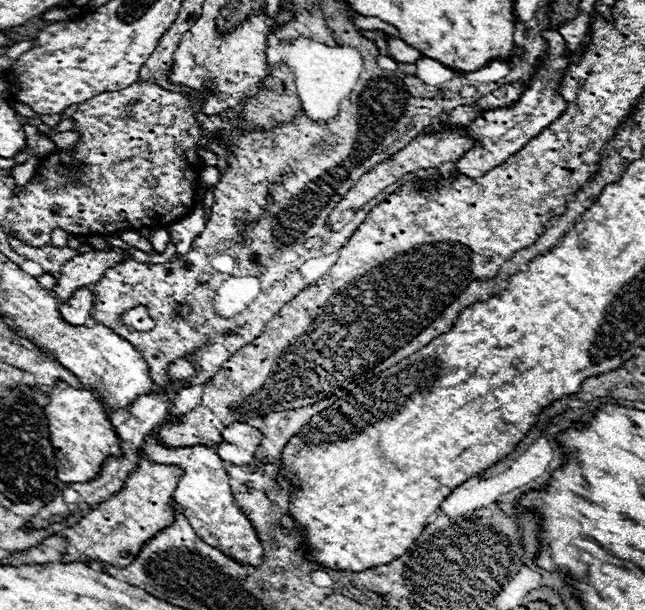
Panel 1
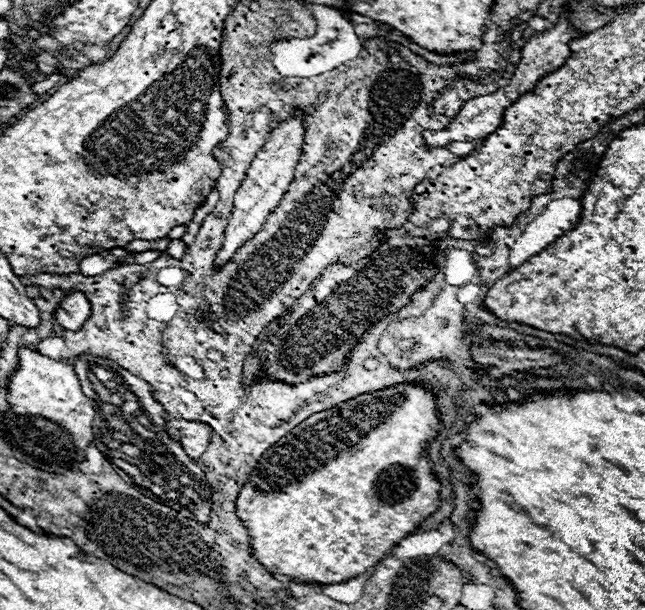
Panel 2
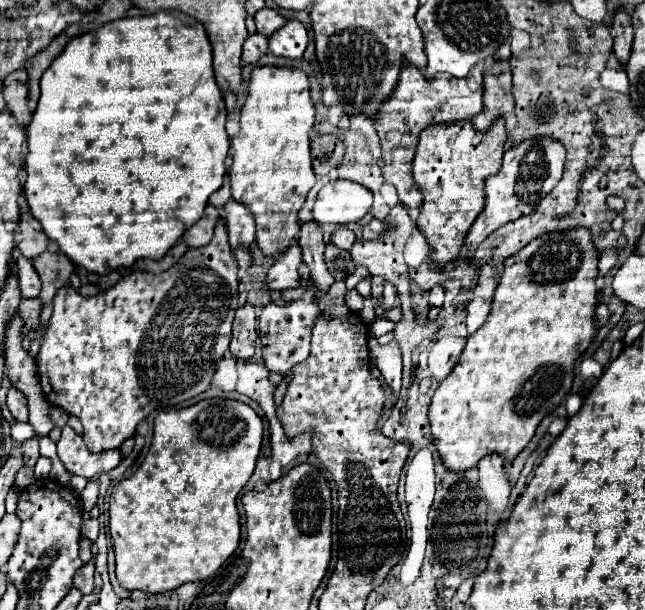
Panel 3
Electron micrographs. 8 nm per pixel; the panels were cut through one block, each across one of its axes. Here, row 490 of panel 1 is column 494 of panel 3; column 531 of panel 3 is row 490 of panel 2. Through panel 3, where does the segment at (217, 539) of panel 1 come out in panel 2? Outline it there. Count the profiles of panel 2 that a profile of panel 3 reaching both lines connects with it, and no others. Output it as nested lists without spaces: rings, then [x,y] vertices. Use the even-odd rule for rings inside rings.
[[[82,354],[72,366],[82,382],[84,394],[96,402],[94,444],[102,450],[120,478],[138,486],[144,496],[150,496],[160,504],[168,504],[178,512],[192,512],[192,518],[206,526],[212,506],[212,488],[200,466],[182,450],[180,442],[172,440],[164,430],[166,412],[164,406],[154,400],[152,386],[108,358]]]

